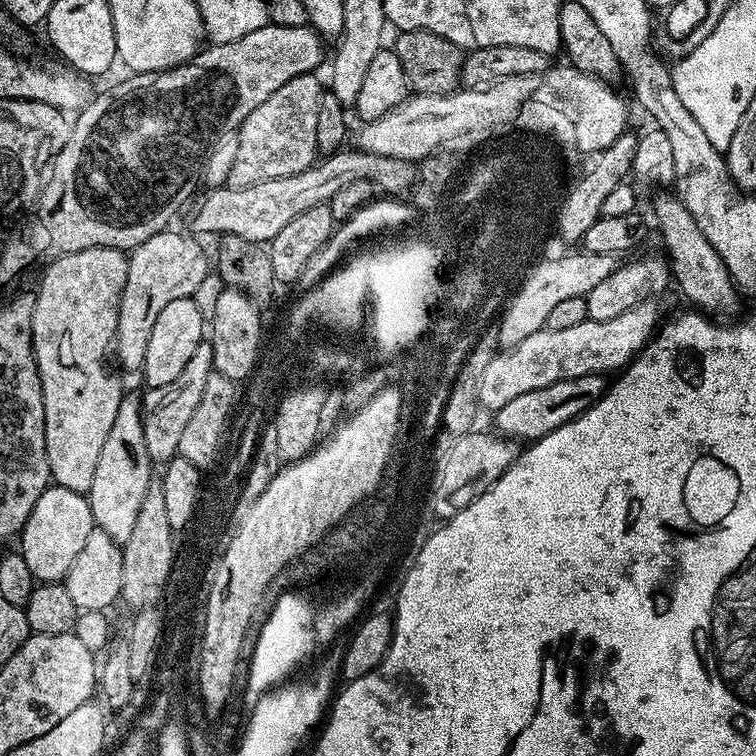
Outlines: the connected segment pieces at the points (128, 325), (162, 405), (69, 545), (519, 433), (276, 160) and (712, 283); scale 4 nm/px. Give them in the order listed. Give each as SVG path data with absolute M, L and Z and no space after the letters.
M172 231L154 234L154 238L146 238L146 242L127 253L126 286L118 306L118 324L114 337L114 360L124 368L143 369L150 330L154 330L158 314L162 314L162 309L169 302L174 302L174 298L195 297L202 278L210 274L210 256L204 253L203 246L195 240L197 237Z
M205 342L194 350L190 362L174 382L166 382L166 386L148 388L142 396L140 405L140 417L146 434L146 450L153 462L167 462L180 451L180 439L182 430L186 430L186 422L194 415L194 409L198 402L202 402L202 390L206 390L206 378L210 378L214 371L212 363L214 354L211 343Z
M49 486L38 502L34 502L30 518L18 533L18 551L26 558L32 577L40 582L63 581L93 527L92 511L85 493Z
M591 372L578 378L550 382L550 386L542 386L538 390L526 390L526 394L518 394L518 398L506 402L506 406L495 409L495 431L517 442L538 441L546 434L558 430L558 426L578 418L583 412L593 408L604 397L604 380L605 377L601 373Z
M307 75L274 90L239 126L238 155L228 175L231 187L250 186L270 178L286 178L316 163L316 84Z
M668 190L661 192L664 193L652 204L652 212L656 215L656 224L660 227L665 246L668 247L666 254L670 259L670 272L674 277L674 284L684 291L685 298L692 303L689 305L705 313L734 311L739 306L741 297L738 295L736 283L732 281L732 275L722 262L718 250L710 246L706 234L702 234L698 222L692 217L690 210L686 210L679 195L671 191L668 193Z

